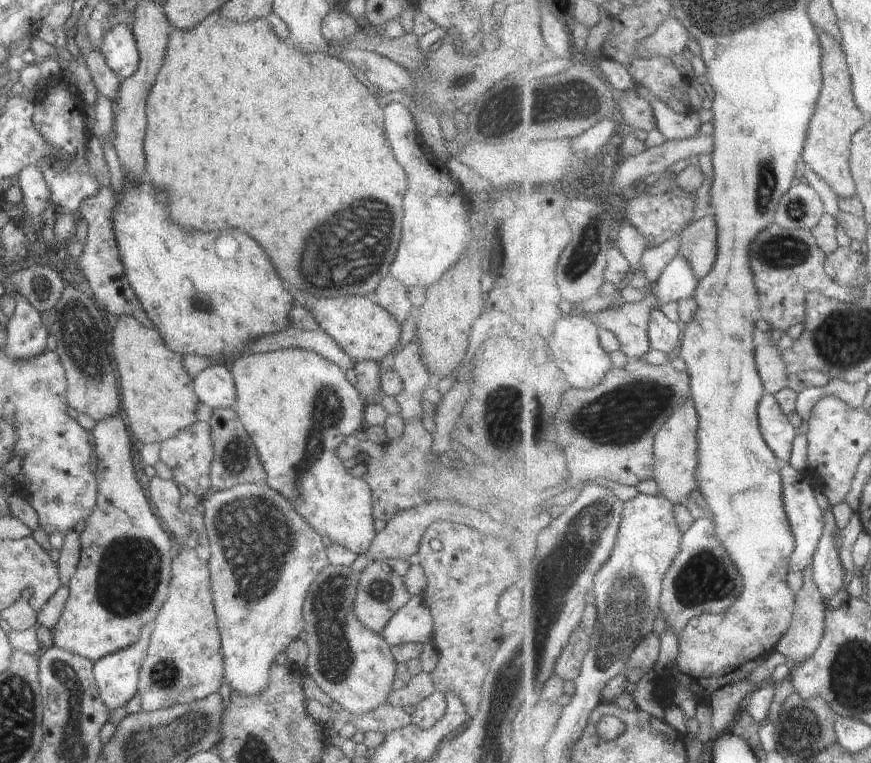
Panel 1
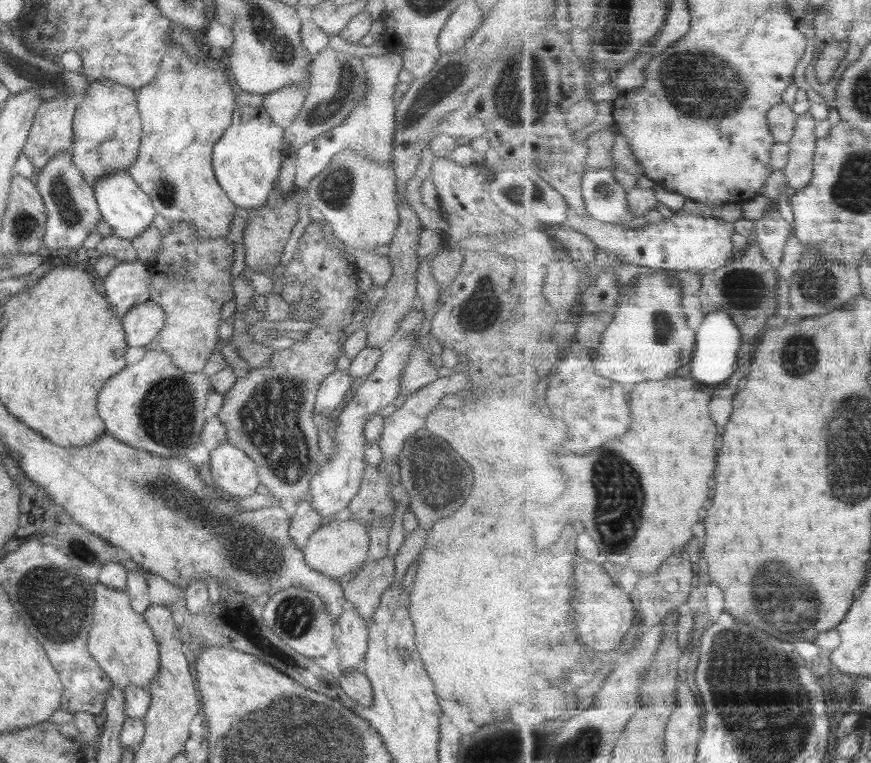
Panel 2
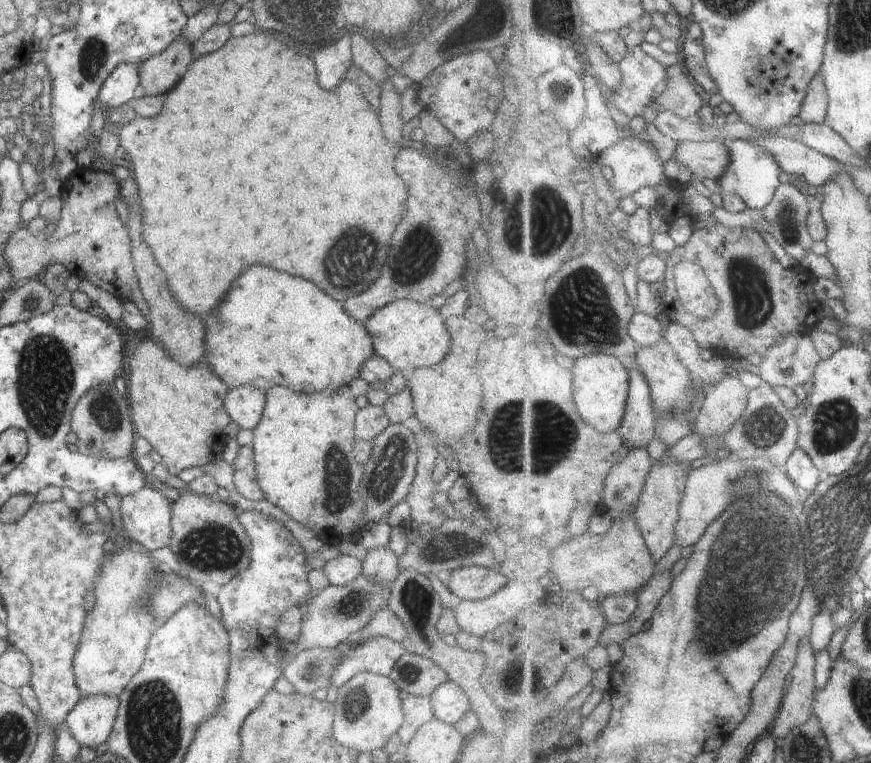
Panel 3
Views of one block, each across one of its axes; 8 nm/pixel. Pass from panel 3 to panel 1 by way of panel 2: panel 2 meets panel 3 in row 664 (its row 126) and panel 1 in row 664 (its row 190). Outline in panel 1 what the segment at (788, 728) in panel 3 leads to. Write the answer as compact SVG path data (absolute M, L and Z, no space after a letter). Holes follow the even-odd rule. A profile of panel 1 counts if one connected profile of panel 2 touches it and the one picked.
M810 566L804 573L804 584L800 591L797 593L797 608L796 616L790 626L790 632L784 636L780 642L779 652L785 655L790 662L791 668L800 666L802 662L806 662L808 658L816 655L816 652L823 645L825 634L827 633L827 613L826 613L826 600L823 598L822 592L818 583L816 583L815 570Z

